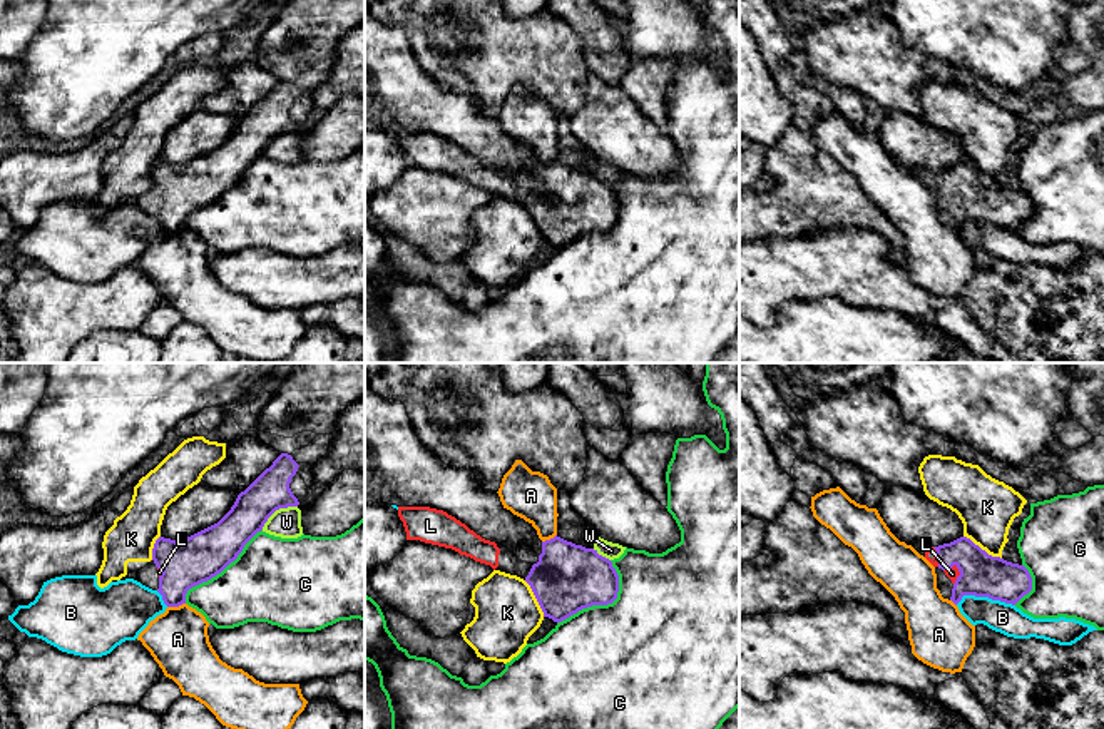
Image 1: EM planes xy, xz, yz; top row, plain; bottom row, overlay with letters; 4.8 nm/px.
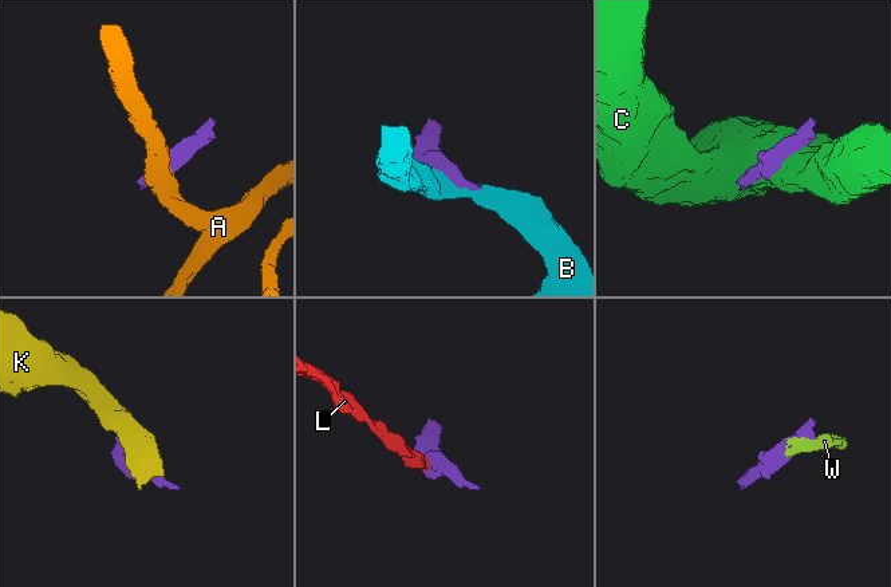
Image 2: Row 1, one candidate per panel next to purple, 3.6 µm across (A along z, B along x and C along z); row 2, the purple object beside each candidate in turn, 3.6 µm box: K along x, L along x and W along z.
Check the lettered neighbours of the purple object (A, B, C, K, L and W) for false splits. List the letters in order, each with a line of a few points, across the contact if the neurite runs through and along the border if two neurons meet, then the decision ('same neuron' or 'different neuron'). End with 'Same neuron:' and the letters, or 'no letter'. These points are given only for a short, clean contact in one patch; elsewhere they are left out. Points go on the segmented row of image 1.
A: line xy (184, 602), (168, 607); different neuron
B: different neuron
C: different neuron
K: line yz (964, 535), (1001, 559); different neuron
L: line yz (981, 574), (960, 559), (937, 557), (930, 554); same neuron
W: different neuron
Same neuron: L

